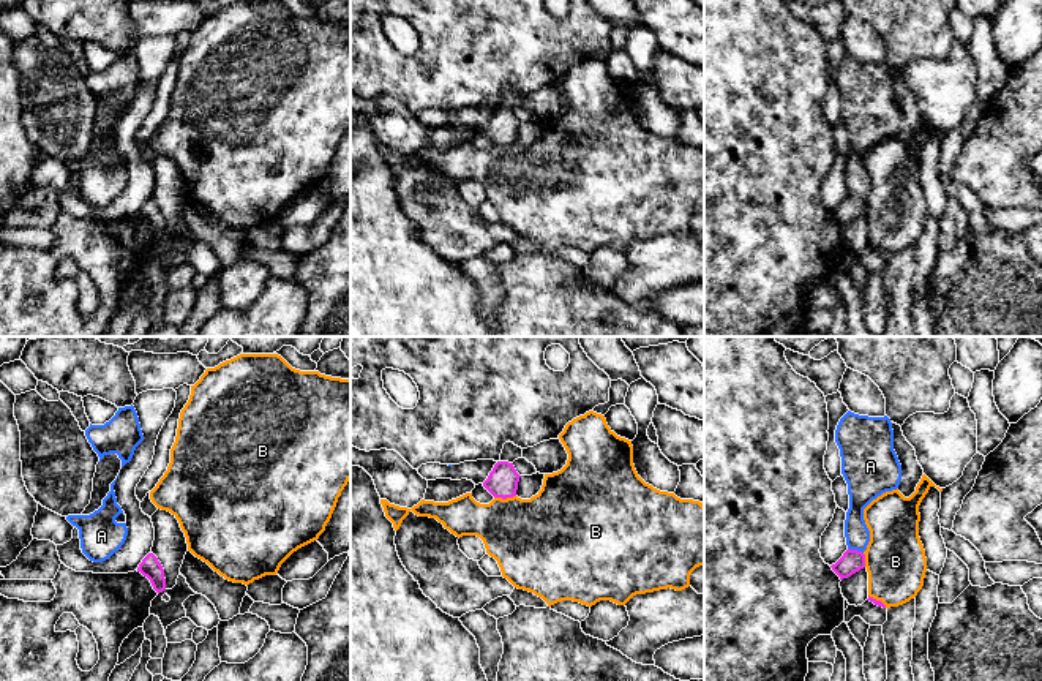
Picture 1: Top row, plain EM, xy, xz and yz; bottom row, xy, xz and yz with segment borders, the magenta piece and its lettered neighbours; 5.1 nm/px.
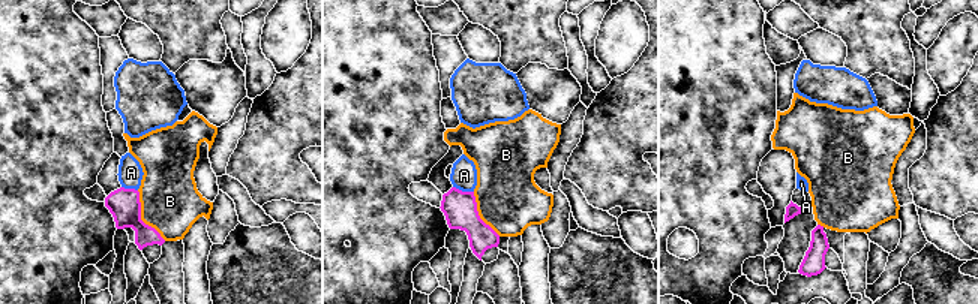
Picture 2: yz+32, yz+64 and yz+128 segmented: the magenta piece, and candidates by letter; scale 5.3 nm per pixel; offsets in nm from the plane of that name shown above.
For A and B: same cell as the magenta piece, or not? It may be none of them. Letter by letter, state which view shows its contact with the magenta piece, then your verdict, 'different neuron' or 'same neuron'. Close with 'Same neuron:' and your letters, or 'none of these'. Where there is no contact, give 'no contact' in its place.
A: contact in yz; different neuron
B: contact in xz; different neuron
Same neuron: none of these

